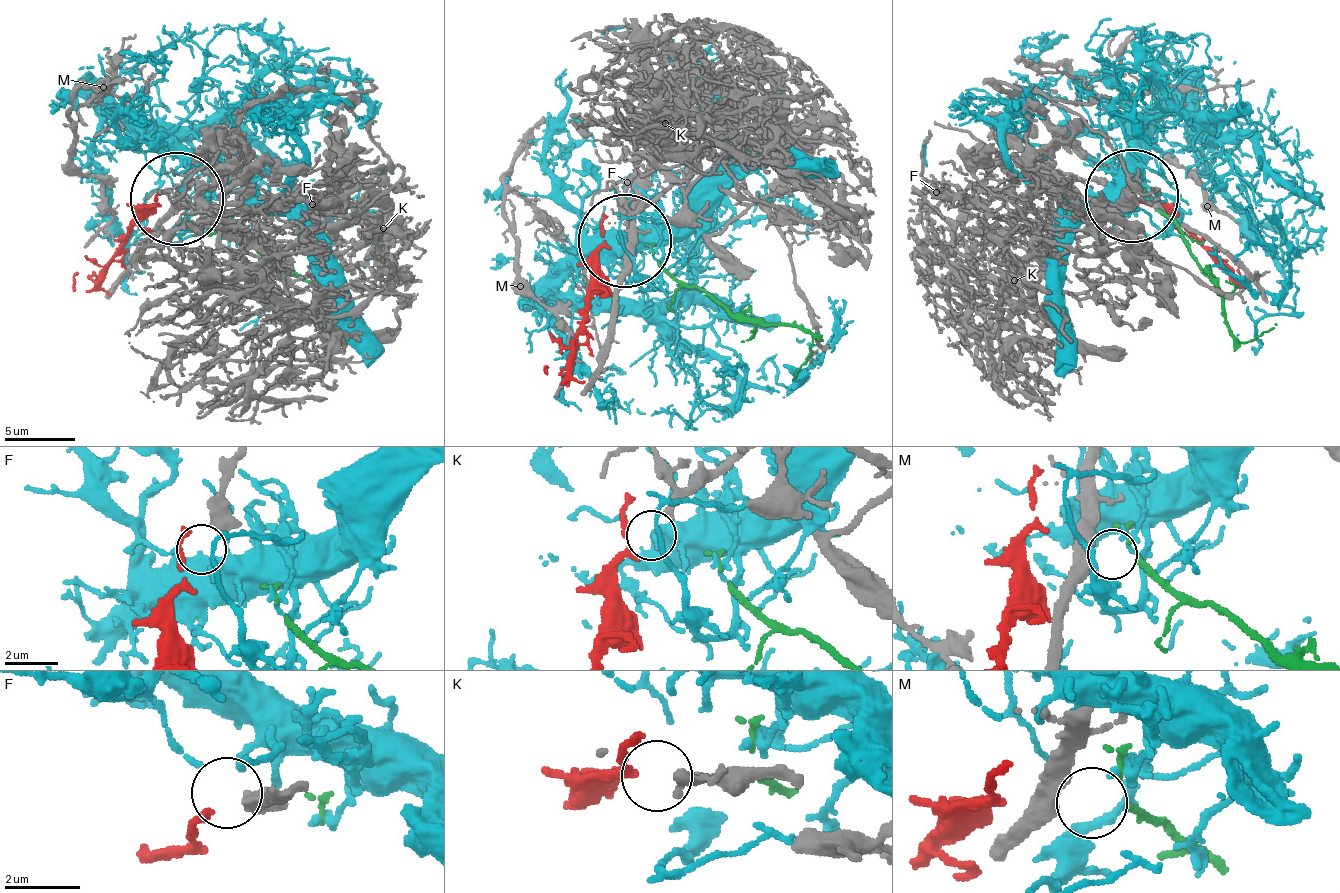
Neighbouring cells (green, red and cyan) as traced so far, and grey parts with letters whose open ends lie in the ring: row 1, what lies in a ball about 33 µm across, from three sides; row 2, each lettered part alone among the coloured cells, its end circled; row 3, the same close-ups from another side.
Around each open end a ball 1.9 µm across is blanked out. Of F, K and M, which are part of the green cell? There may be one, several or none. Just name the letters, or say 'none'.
M

